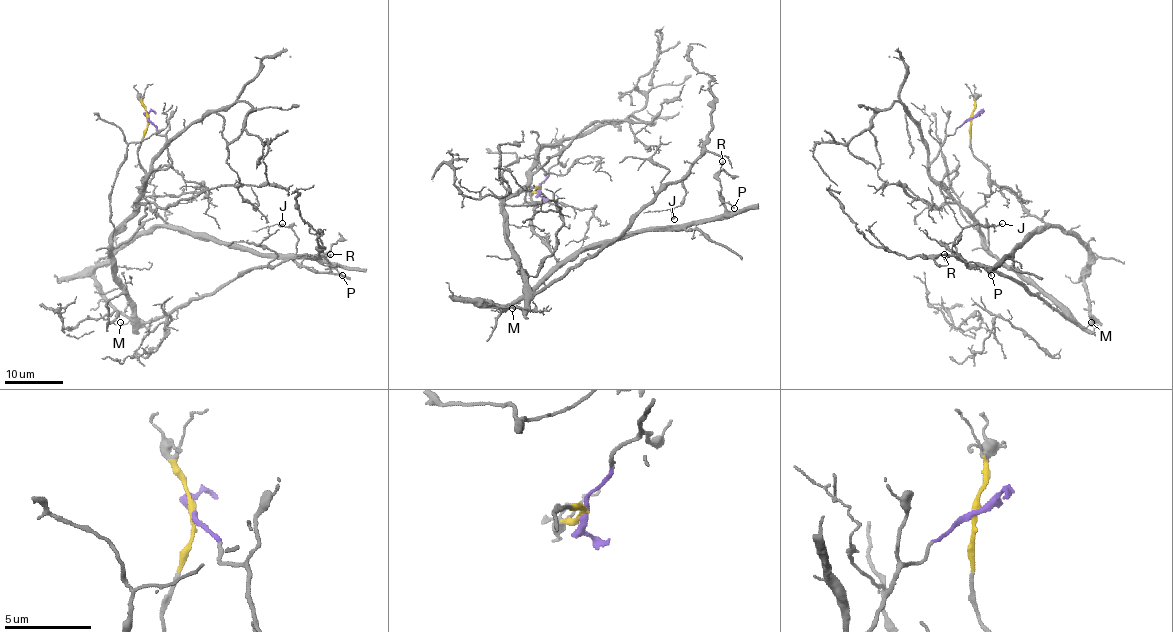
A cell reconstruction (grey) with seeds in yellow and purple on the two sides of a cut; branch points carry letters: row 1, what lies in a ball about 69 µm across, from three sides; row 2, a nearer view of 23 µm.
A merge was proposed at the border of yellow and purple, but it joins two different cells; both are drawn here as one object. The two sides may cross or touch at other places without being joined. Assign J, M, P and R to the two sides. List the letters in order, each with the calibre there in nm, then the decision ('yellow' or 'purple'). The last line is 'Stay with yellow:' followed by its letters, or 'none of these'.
J: 200 nm thick; purple
M: 130 nm thick; yellow
P: 130 nm thick; yellow
R: 220 nm thick; yellow
Stay with yellow: M, P, R

